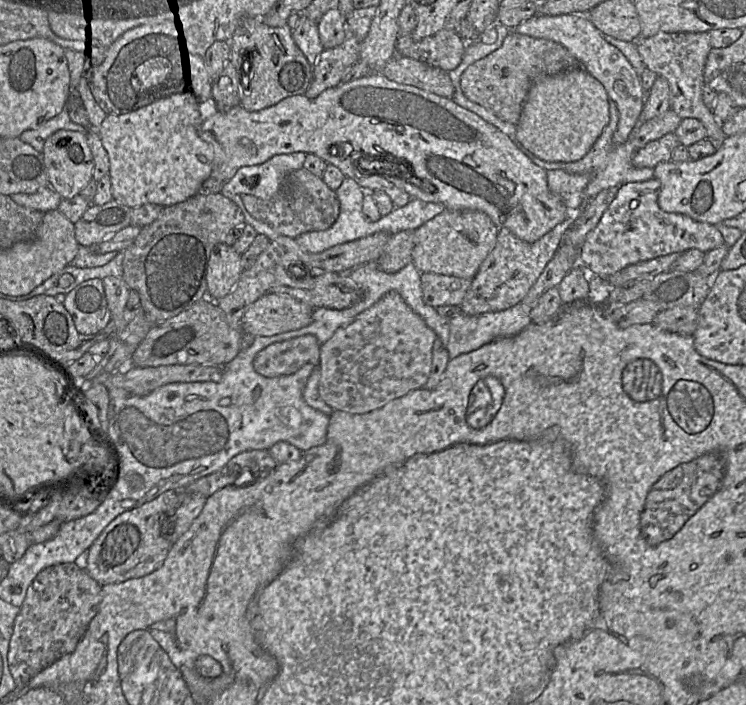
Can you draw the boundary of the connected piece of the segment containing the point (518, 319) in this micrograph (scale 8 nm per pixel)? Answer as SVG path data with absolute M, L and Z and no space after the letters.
M516 305L508 310L467 315L460 311L449 320L449 359L469 353L496 338L514 336L532 323L527 307Z

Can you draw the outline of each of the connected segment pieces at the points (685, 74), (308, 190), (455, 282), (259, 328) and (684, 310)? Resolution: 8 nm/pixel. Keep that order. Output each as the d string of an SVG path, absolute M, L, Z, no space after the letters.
M659 32L651 37L638 38L636 48L645 67L665 78L670 87L670 108L681 119L698 119L707 131L707 138L720 145L727 137L713 111L703 102L704 67L711 50L709 32Z
M304 168L289 173L271 199L261 199L252 195L243 195L242 198L245 207L254 218L271 226L280 236L294 239L305 232L330 228L340 212L336 192L329 188L321 177Z
M422 273L424 302L434 308L444 305L460 306L472 283L471 279L436 273Z
M267 293L244 313L240 327L252 336L273 336L310 324L314 308L289 296Z
M680 306L660 311L652 322L658 328L682 335L692 335L698 326L698 308Z

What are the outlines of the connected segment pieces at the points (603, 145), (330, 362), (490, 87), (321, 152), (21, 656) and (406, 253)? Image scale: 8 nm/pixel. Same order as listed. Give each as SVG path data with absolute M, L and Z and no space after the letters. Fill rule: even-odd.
M609 98L609 112L610 120L608 125L604 128L601 135L598 137L596 142L593 144L587 154L578 161L565 162L564 170L572 174L588 174L591 179L585 189L586 201L595 197L600 191L613 187L621 186L630 182L646 181L654 177L654 168L644 167L636 168L633 166L632 158L636 152L631 141L627 141L623 144L617 145L613 141L613 135L617 129L619 121L619 111L616 103Z
M389 291L320 346L318 394L322 401L337 411L364 414L381 408L391 400L424 386L431 368L435 339L434 331L406 304L400 294Z
M511 30L500 48L471 64L463 72L460 86L469 100L485 107L501 120L517 125L529 89L536 78L581 67L579 60L563 45Z
M370 73L354 81L340 83L314 99L305 94L290 96L259 111L248 111L240 104L228 111L210 108L199 127L199 136L214 150L210 177L223 182L230 180L241 167L262 164L278 154L305 152L338 167L346 177L354 180L364 176L386 177L412 198L442 203L447 210L482 211L499 229L507 228L527 242L538 240L571 215L562 198L549 189L547 171L533 163L496 126L450 98L397 83L381 73ZM332 148L339 150L338 157L332 155ZM403 170L414 173L413 181L386 175Z
M81 561L50 566L42 570L28 587L19 614L14 621L9 643L8 666L16 687L27 684L34 676L62 657L71 654L83 638L102 600L102 586L85 570Z
M404 230L392 234L377 264L387 273L395 273L412 262L414 230Z

